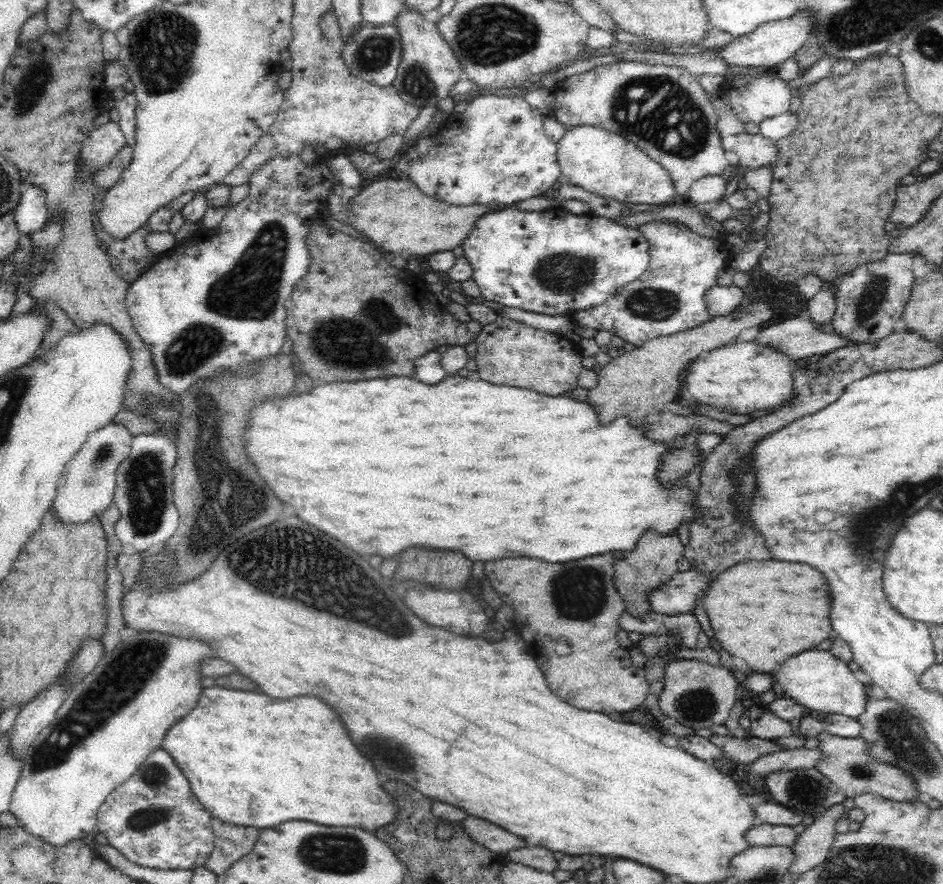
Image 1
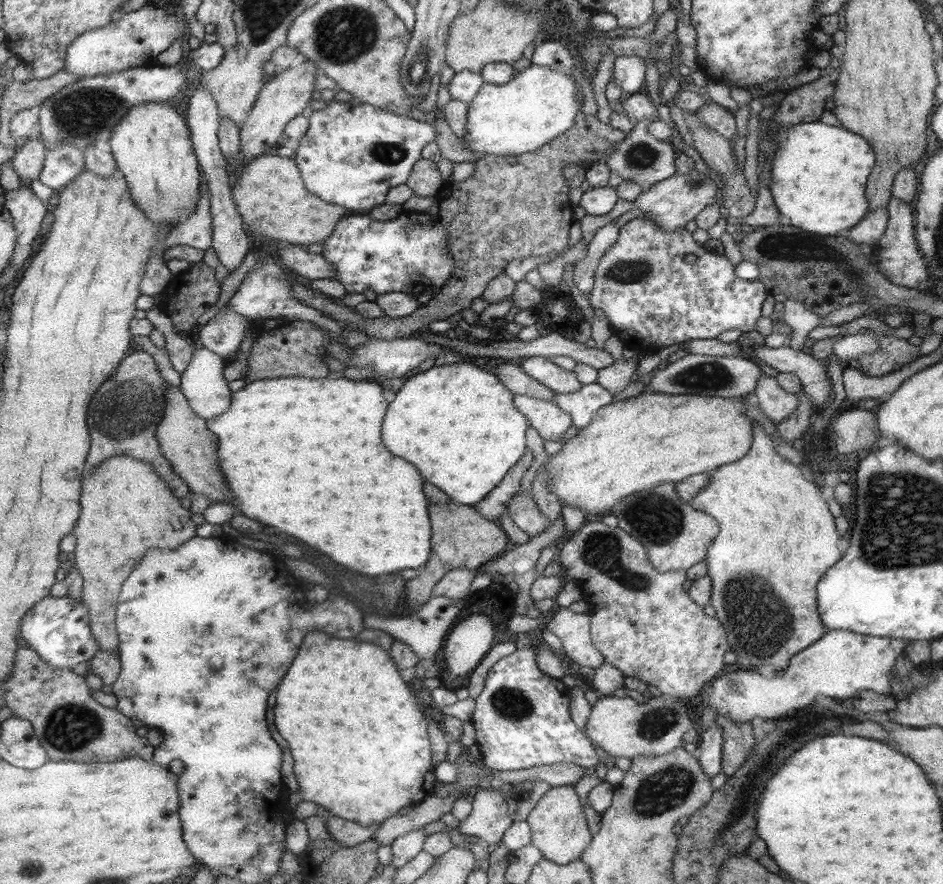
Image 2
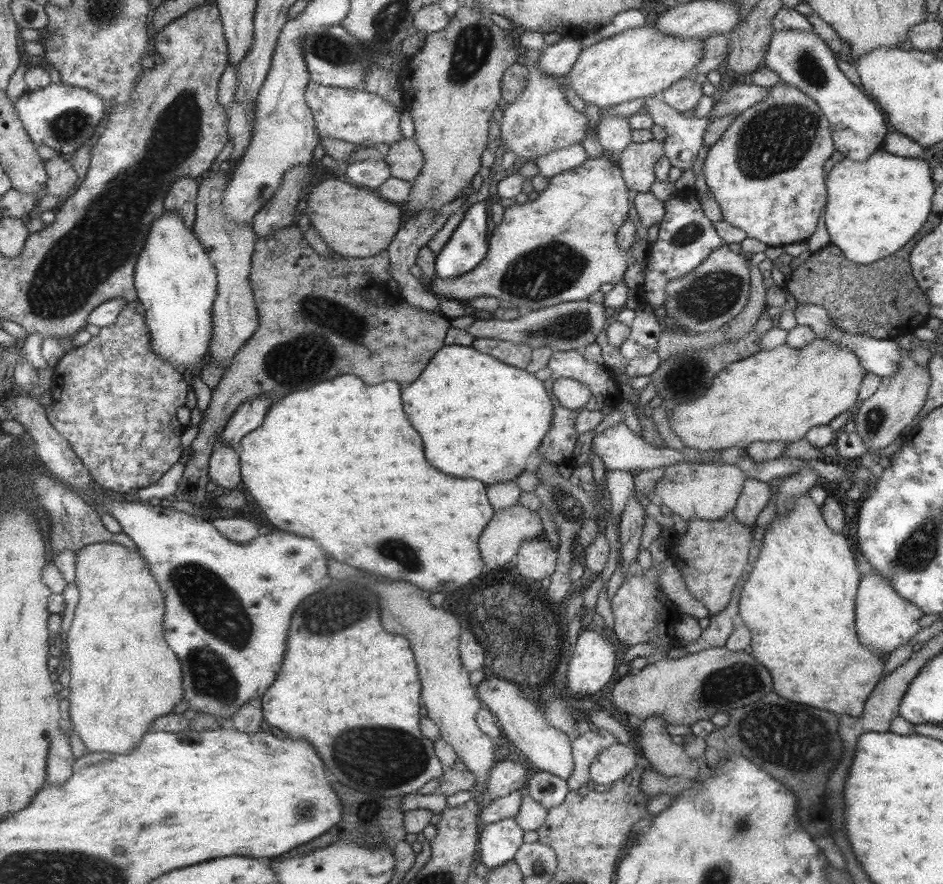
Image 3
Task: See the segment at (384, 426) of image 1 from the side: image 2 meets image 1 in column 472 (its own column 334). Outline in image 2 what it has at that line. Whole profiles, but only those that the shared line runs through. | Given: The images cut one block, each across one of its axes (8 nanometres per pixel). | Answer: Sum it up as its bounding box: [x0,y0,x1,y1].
[207,375,432,578]

